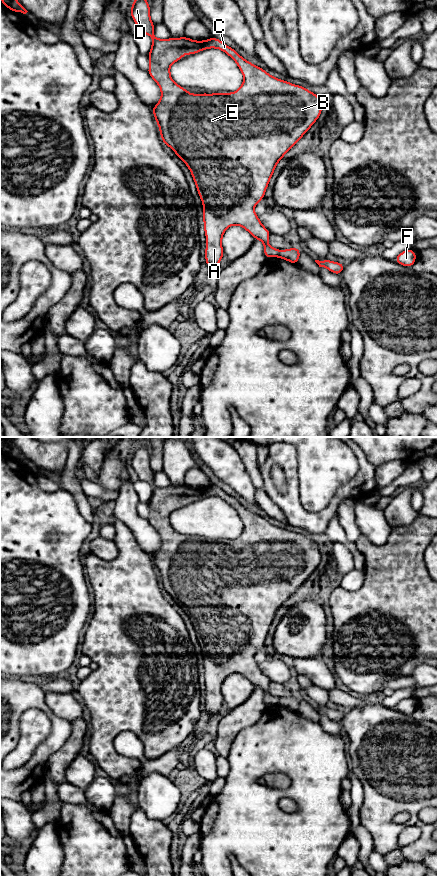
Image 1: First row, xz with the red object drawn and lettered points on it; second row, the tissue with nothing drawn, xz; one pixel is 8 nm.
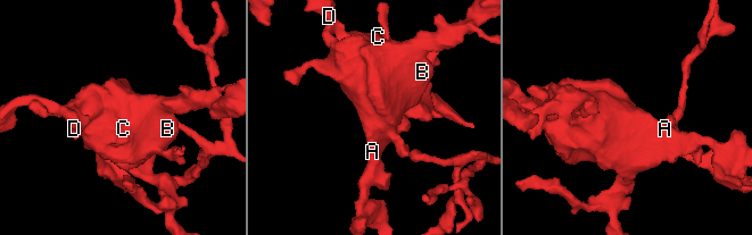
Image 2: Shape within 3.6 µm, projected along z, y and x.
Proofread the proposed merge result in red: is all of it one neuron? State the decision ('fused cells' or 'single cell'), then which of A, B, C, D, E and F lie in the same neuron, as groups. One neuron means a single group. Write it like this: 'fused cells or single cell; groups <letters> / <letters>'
fused cells; groups A B C D E / F

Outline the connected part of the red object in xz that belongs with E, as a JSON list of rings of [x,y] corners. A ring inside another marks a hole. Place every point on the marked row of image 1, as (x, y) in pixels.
[[[134,0],[130,12],[138,30],[152,38],[152,48],[148,54],[150,63],[148,74],[161,89],[161,99],[152,108],[161,138],[164,144],[168,145],[188,166],[203,203],[203,221],[207,239],[206,264],[210,268],[219,268],[219,262],[224,256],[222,236],[225,230],[233,225],[243,227],[254,239],[261,240],[266,258],[278,257],[279,250],[269,245],[270,232],[260,222],[254,212],[254,207],[260,200],[264,199],[265,191],[277,163],[319,118],[322,112],[320,97],[302,86],[269,75],[265,70],[248,62],[234,49],[217,38],[212,37],[204,41],[194,41],[187,37],[157,39],[154,36],[154,24],[150,19],[150,7],[147,0]],[[209,48],[224,51],[237,63],[244,75],[242,86],[237,91],[232,93],[191,94],[172,80],[170,75],[172,63],[181,60],[184,54],[193,55]]]

